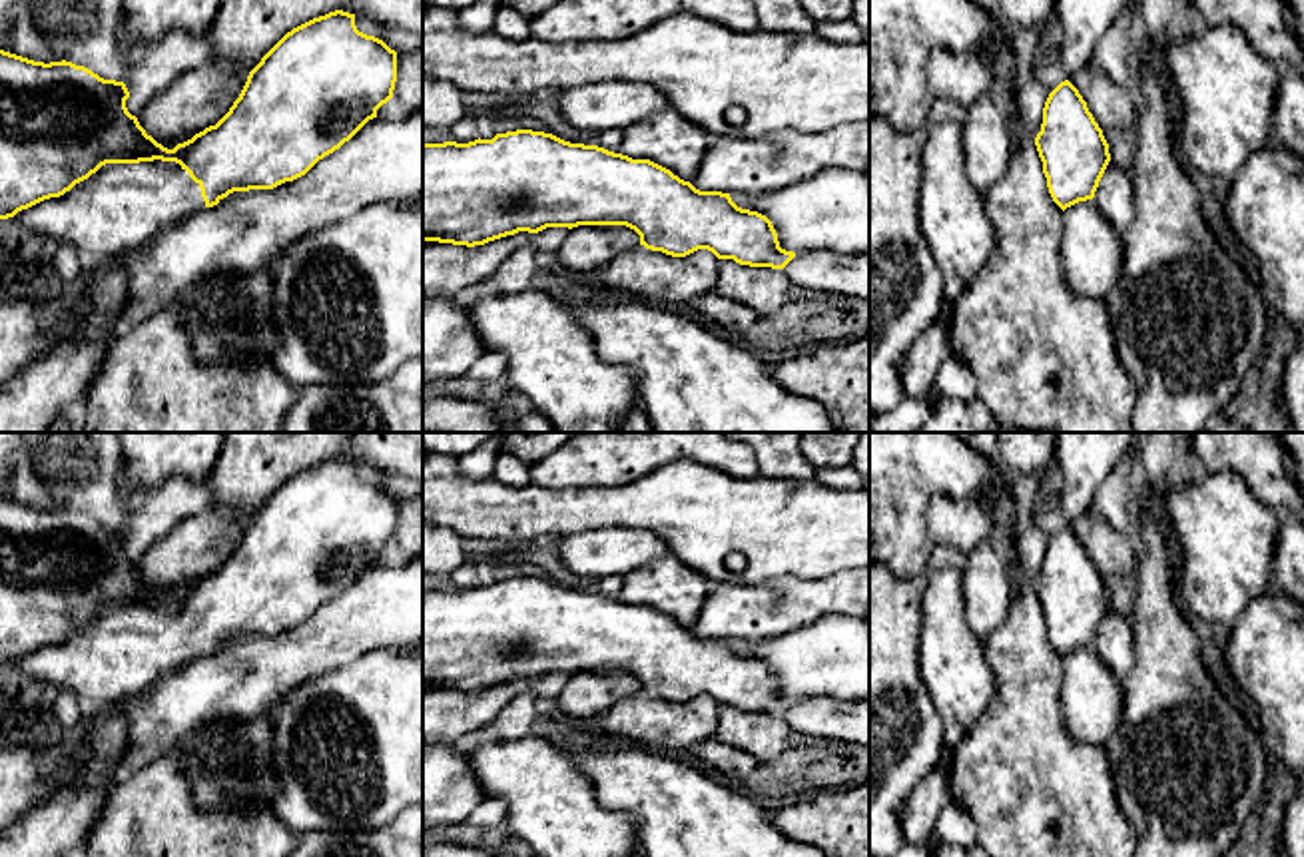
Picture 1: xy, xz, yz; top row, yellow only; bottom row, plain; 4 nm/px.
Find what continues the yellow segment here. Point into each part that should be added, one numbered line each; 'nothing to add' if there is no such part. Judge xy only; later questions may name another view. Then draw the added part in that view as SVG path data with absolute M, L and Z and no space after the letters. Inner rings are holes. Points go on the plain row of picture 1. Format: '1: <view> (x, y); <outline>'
1: xy (122, 652); M154 606L106 610L64 642L22 656L12 666L36 686L74 692L96 714L201 656L199 630L179 610Z

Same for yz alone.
1: yz (1113, 642); M1109 608L1093 648L1105 666L1123 682L1133 668L1133 624Z

